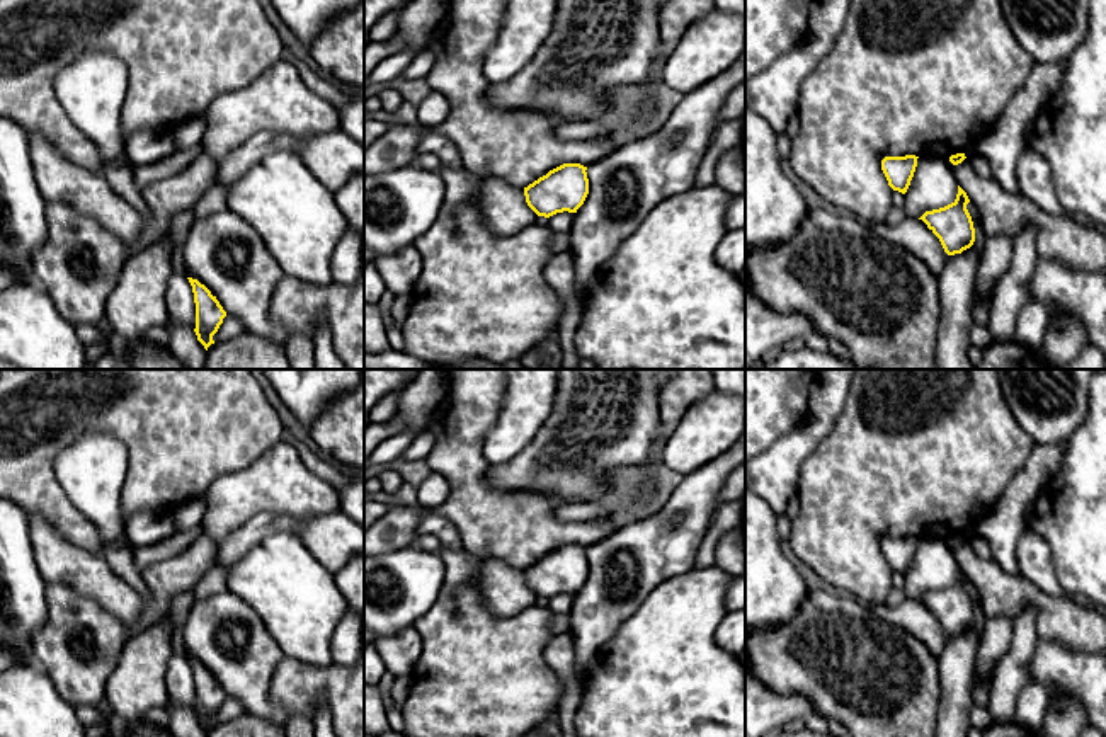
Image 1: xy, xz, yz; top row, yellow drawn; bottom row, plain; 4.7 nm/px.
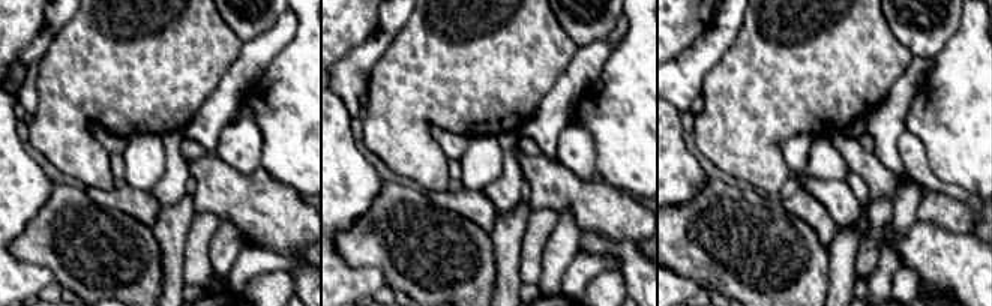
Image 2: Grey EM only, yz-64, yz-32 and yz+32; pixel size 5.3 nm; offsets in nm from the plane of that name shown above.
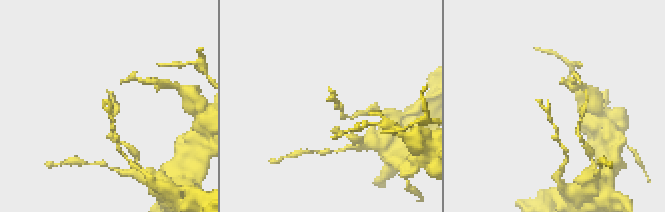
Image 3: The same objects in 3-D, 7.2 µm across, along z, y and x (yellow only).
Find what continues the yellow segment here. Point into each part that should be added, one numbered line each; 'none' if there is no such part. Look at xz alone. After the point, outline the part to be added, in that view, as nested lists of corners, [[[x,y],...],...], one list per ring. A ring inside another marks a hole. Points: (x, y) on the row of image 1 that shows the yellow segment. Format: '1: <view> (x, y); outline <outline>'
none

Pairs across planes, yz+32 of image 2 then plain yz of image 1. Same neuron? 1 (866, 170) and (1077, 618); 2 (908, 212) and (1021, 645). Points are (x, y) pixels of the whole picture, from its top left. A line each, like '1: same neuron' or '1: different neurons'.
1: same neuron
2: same neuron

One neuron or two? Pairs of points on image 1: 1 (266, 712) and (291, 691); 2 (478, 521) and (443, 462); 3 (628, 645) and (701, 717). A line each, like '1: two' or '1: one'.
1: two
2: one
3: one

